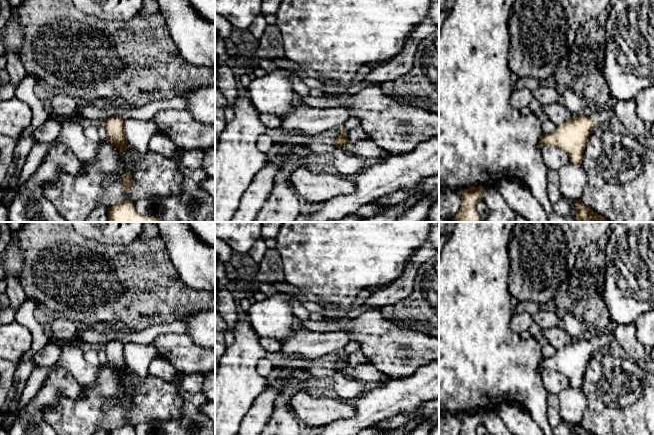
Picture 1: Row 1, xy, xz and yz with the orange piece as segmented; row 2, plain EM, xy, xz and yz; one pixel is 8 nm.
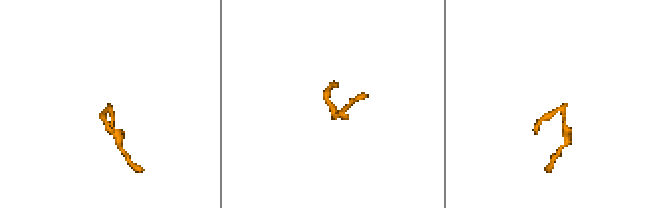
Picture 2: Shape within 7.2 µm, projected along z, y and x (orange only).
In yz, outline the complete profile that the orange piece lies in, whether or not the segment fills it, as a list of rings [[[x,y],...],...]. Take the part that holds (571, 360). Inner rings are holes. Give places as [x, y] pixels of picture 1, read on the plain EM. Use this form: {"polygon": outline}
{"polygon": [[[609,332],[598,333],[590,341],[582,338],[578,342],[570,342],[557,350],[554,356],[544,358],[537,368],[538,374],[545,369],[557,371],[569,379],[570,387],[581,390],[584,373],[592,354],[596,350],[609,351]]]}

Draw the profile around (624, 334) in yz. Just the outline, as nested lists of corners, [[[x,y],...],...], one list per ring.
[[[633,323],[615,325],[611,329],[611,332],[629,359],[635,362],[644,359],[645,347],[638,342],[635,335],[635,325]]]

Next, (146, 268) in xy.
[[[25,222],[18,230],[17,244],[24,264],[19,282],[26,297],[44,305],[57,316],[87,326],[121,324],[140,332],[155,325],[186,320],[200,311],[215,308],[215,296],[187,286],[180,278],[167,253],[164,240],[157,235],[156,222],[144,222],[140,236],[126,246],[101,245],[78,234],[72,222]]]

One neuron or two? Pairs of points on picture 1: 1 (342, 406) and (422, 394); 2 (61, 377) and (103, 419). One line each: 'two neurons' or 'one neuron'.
1: two neurons
2: two neurons

